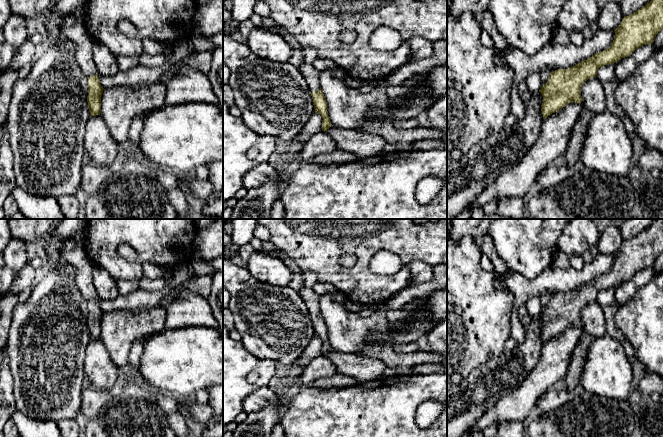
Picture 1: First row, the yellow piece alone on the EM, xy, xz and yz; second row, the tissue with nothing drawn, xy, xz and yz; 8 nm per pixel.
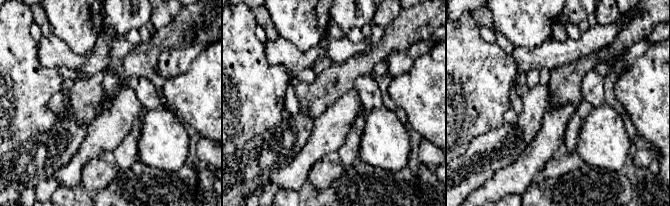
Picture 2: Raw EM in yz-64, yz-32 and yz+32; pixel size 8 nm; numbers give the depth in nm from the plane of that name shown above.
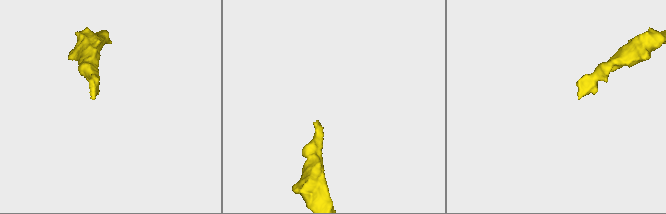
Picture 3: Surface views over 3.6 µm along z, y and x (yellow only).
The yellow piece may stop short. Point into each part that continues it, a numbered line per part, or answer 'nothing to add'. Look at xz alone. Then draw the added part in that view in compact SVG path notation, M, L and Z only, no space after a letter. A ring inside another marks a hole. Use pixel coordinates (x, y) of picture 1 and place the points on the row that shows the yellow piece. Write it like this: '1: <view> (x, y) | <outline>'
1: xz (311, 75) | M304 61L300 64L298 69L303 75L311 93L321 89L319 84L321 72L319 70L314 68L312 64L308 64Z

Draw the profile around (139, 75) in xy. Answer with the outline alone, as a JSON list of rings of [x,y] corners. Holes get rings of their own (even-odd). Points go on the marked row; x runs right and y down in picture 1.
[[[189,41],[172,46],[171,60],[164,61],[161,66],[146,67],[138,65],[128,71],[118,71],[113,76],[103,76],[98,73],[101,86],[106,89],[114,86],[139,87],[144,84],[158,82],[162,73],[177,66],[192,51]]]

